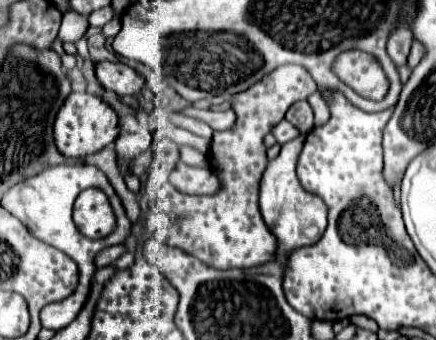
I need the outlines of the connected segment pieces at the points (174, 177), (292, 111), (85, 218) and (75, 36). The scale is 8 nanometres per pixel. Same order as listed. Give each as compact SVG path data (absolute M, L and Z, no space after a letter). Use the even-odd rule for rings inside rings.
M179 162L171 174L171 184L185 194L213 194L219 188L219 178L213 174L211 168L201 166L189 166Z
M301 100L301 102L295 102L289 110L287 110L287 116L285 116L291 124L295 124L303 134L307 134L311 128L313 128L313 110L309 106L307 100Z
M97 188L83 190L77 196L73 208L73 220L79 232L91 238L103 238L111 232L111 228L115 228L111 204L107 204L107 196Z
M68 11L63 14L57 37L62 43L75 43L89 28L88 16Z

